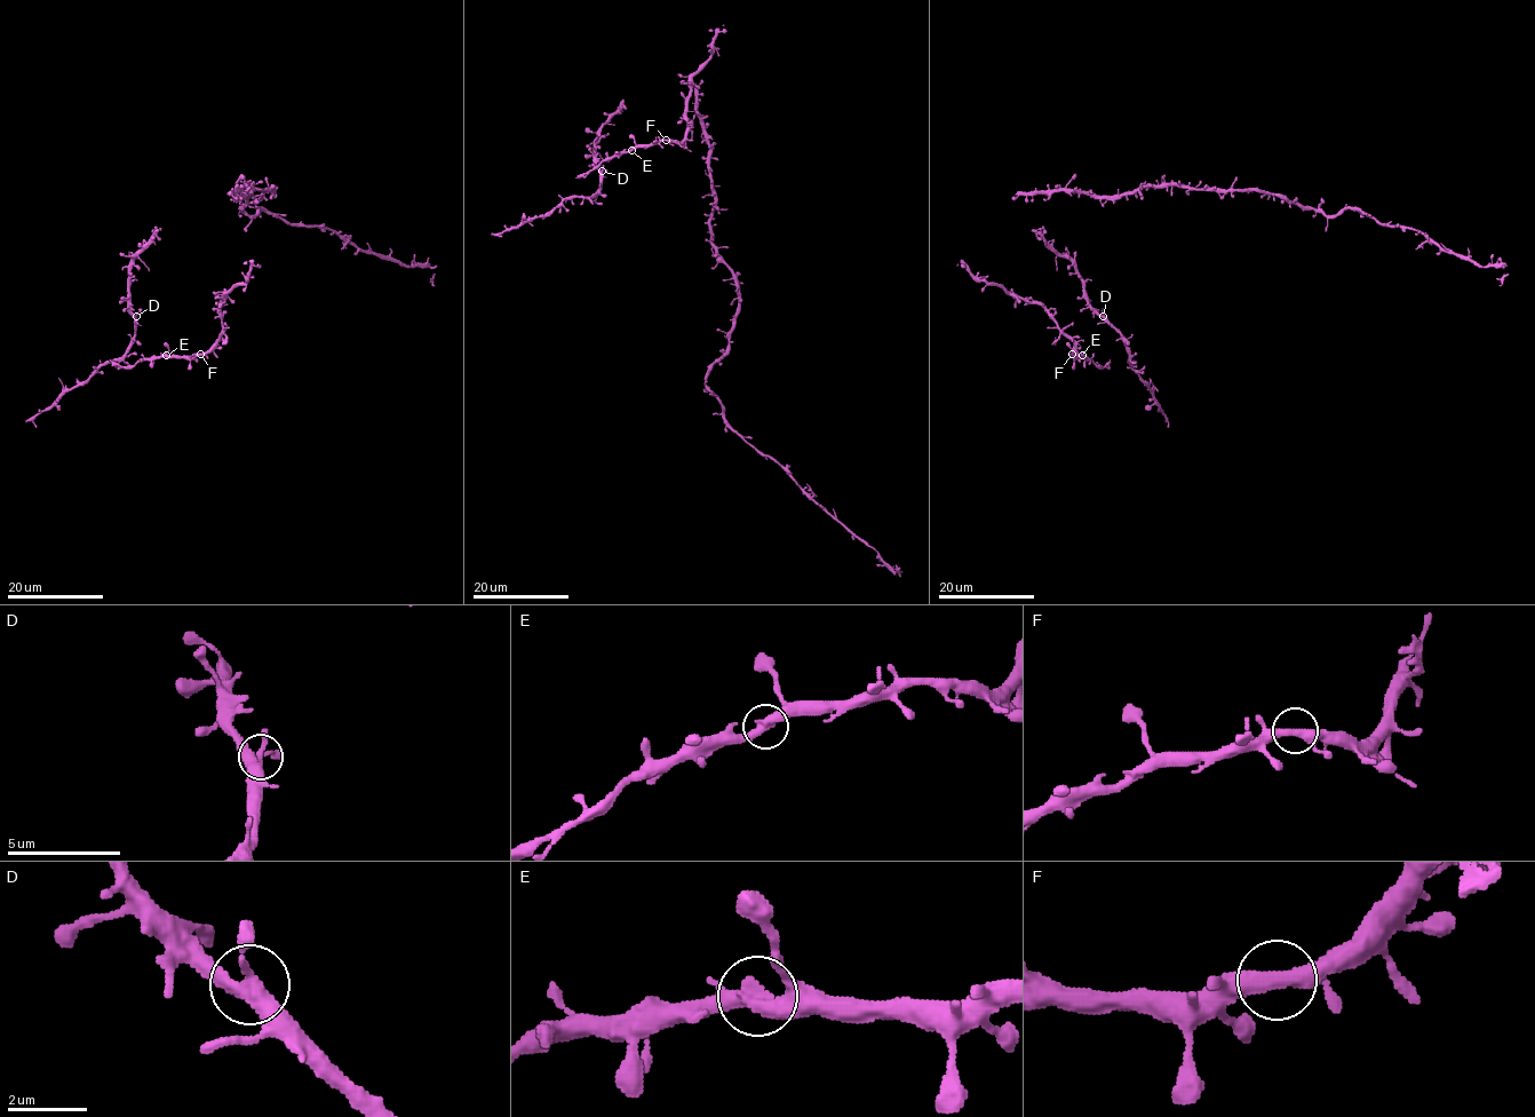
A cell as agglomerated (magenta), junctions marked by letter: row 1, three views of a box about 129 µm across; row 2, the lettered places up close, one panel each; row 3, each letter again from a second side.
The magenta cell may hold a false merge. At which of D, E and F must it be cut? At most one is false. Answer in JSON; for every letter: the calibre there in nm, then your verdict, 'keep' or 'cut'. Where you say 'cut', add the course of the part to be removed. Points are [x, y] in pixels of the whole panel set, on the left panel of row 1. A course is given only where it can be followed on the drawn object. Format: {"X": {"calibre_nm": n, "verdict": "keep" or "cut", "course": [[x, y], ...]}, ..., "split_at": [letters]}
{"D": {"calibre_nm": 360, "verdict": "keep"}, "E": {"calibre_nm": 340, "verdict": "keep"}, "F": {"calibre_nm": 340, "verdict": "keep"}, "split_at": []}

